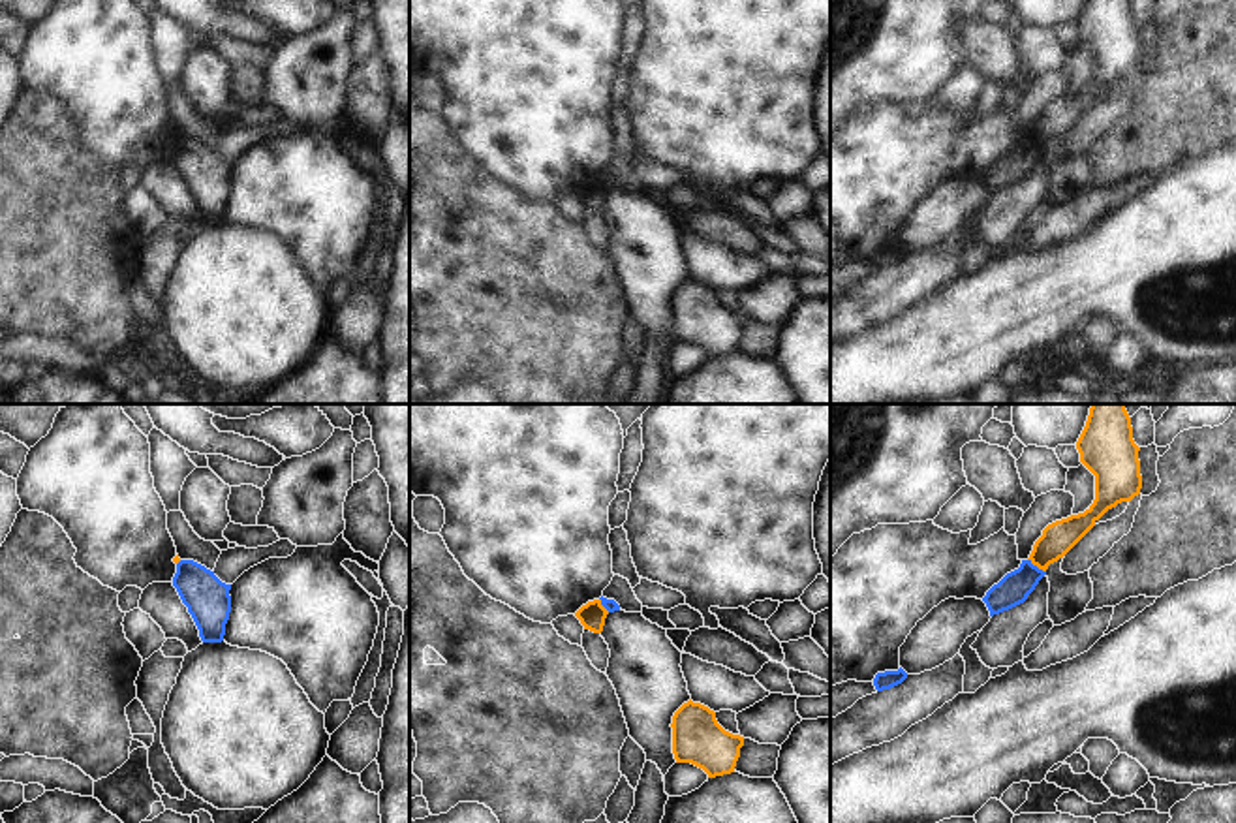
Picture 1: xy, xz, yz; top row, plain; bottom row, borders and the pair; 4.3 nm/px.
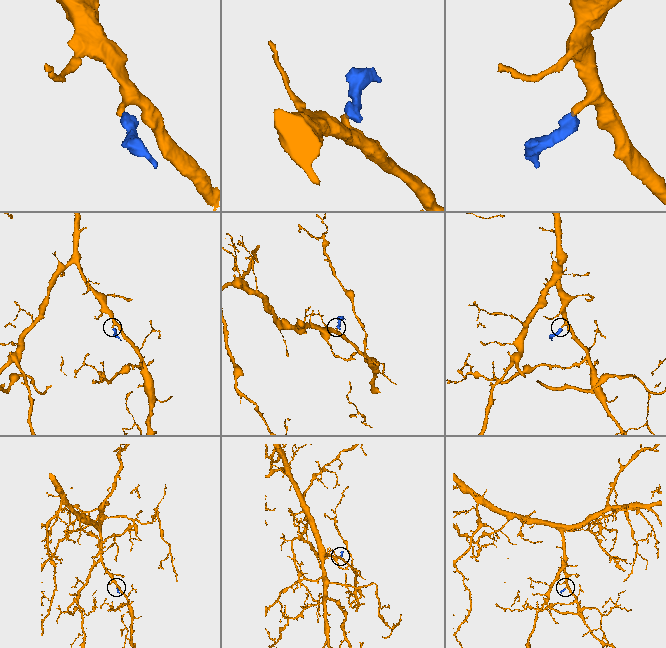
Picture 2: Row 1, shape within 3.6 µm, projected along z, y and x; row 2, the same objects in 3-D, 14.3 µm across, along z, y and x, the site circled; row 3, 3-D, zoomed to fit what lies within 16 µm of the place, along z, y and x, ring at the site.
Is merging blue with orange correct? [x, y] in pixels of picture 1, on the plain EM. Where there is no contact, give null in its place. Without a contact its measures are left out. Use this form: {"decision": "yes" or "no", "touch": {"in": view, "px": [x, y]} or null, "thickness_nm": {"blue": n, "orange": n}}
{"decision": "no", "touch": {"in": "yz", "px": [1035, 145]}, "thickness_nm": {"blue": 140, "orange": 140}}

